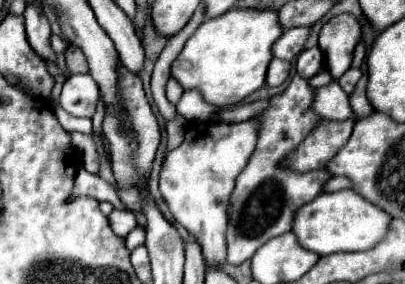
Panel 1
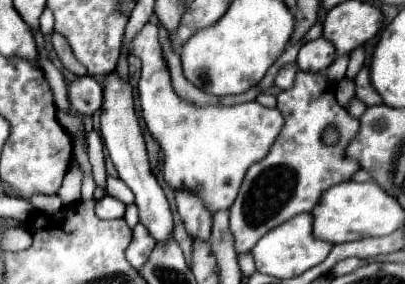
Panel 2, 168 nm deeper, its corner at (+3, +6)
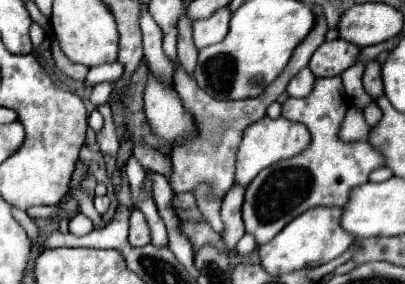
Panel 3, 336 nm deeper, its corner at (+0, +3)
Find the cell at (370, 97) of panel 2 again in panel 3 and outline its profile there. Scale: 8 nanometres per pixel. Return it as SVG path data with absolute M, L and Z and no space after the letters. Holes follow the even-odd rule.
M376 60L366 64L366 72L364 72L362 82L364 82L364 90L370 94L372 100L378 100L380 96L384 96L382 78L380 78L380 64Z

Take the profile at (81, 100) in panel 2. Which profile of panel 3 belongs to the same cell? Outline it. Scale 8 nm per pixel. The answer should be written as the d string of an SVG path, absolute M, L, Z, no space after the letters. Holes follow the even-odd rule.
M110 82L96 84L96 86L92 88L90 102L92 102L92 104L98 108L98 106L102 106L102 104L106 104L106 102L108 102L108 98L110 98L110 92L112 92L112 84L110 84Z

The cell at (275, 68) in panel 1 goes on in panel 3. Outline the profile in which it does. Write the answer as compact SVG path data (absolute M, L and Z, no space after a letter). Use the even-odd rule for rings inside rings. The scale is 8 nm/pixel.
M304 68L304 70L300 70L290 82L288 82L288 88L286 88L286 92L288 92L288 96L294 96L294 98L304 98L304 96L308 96L310 94L310 90L312 90L312 86L314 86L314 74L310 72L310 68Z

